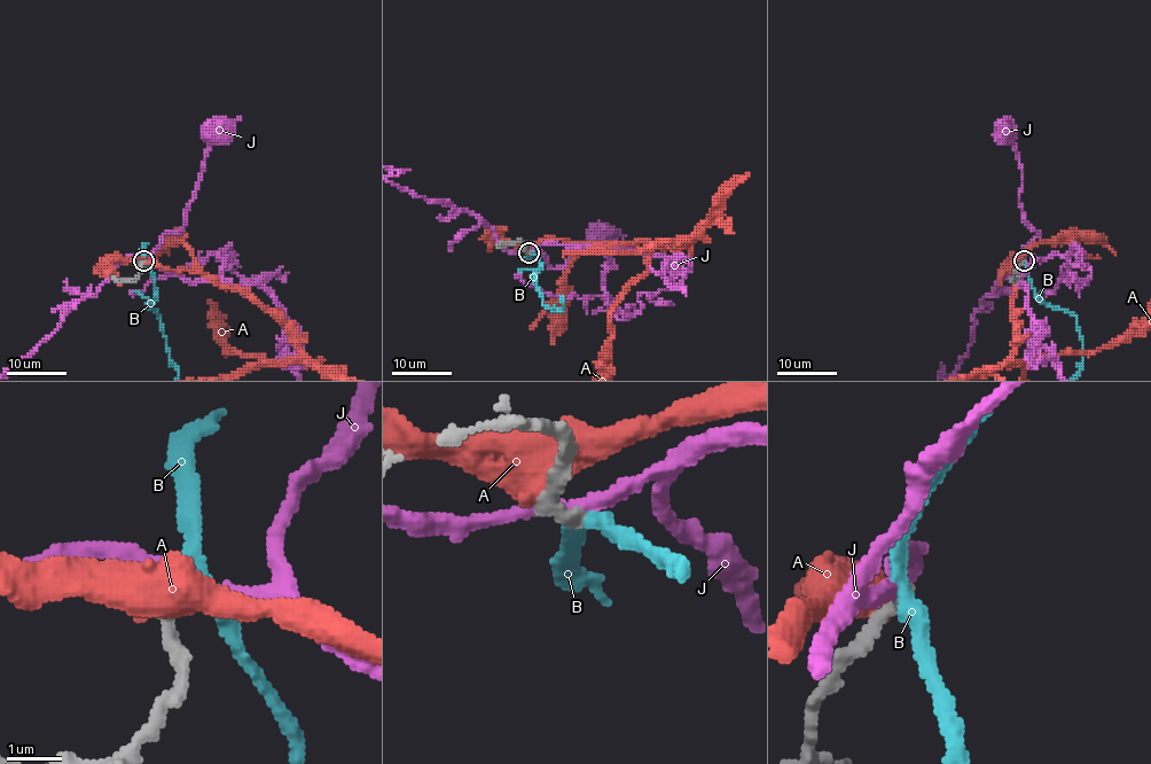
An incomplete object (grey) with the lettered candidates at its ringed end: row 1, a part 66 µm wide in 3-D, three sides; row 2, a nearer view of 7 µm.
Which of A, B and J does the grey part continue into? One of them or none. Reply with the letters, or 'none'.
none

